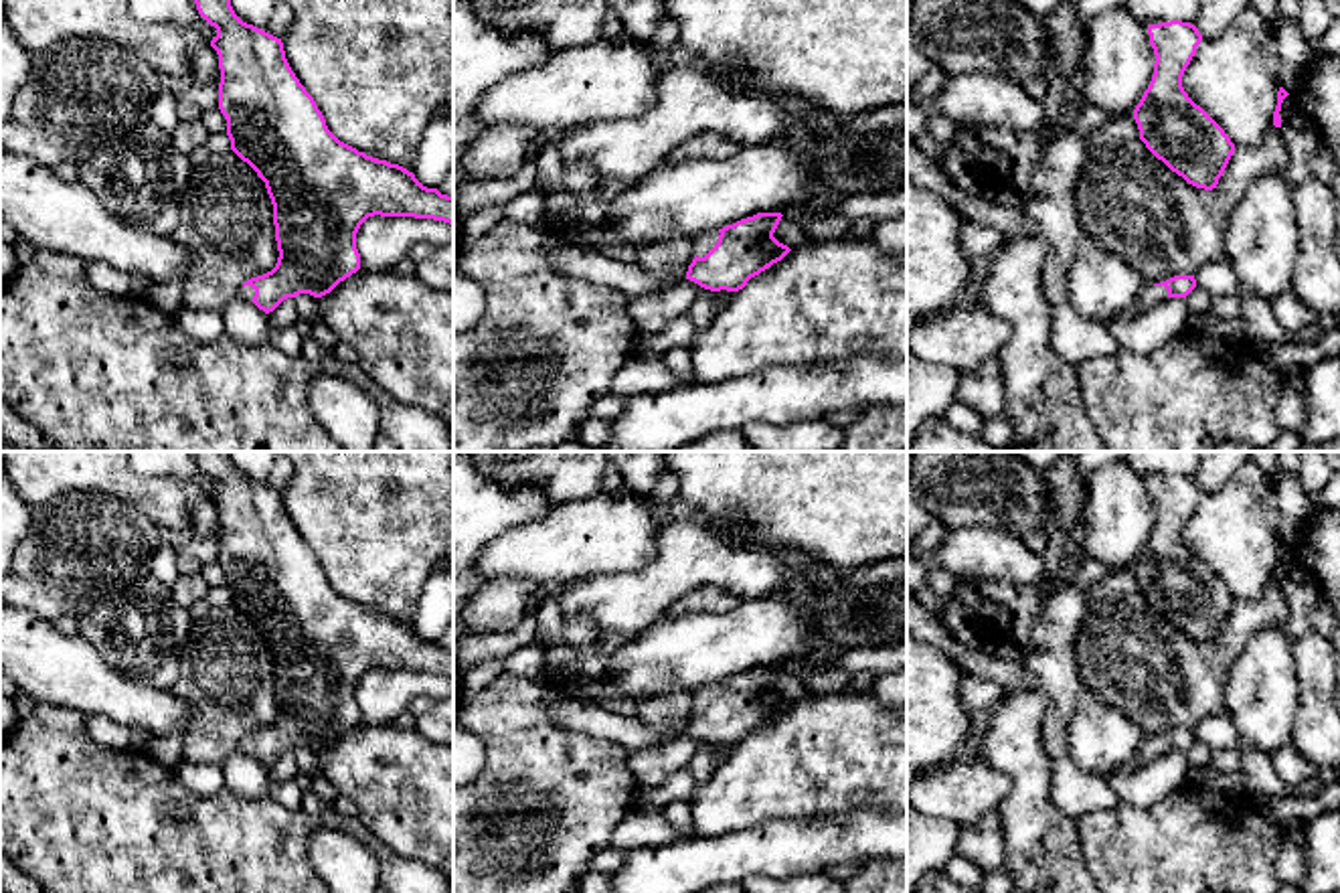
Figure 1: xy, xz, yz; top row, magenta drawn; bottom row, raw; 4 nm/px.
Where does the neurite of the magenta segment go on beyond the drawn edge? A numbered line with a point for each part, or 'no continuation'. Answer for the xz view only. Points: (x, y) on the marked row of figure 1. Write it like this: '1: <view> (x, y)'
1: xz (703, 241)

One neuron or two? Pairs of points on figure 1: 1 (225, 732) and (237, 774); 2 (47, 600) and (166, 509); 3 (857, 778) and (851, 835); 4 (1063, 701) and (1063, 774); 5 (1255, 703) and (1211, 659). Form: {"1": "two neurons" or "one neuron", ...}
{"1": "two neurons", "2": "two neurons", "3": "two neurons", "4": "one neuron", "5": "two neurons"}

